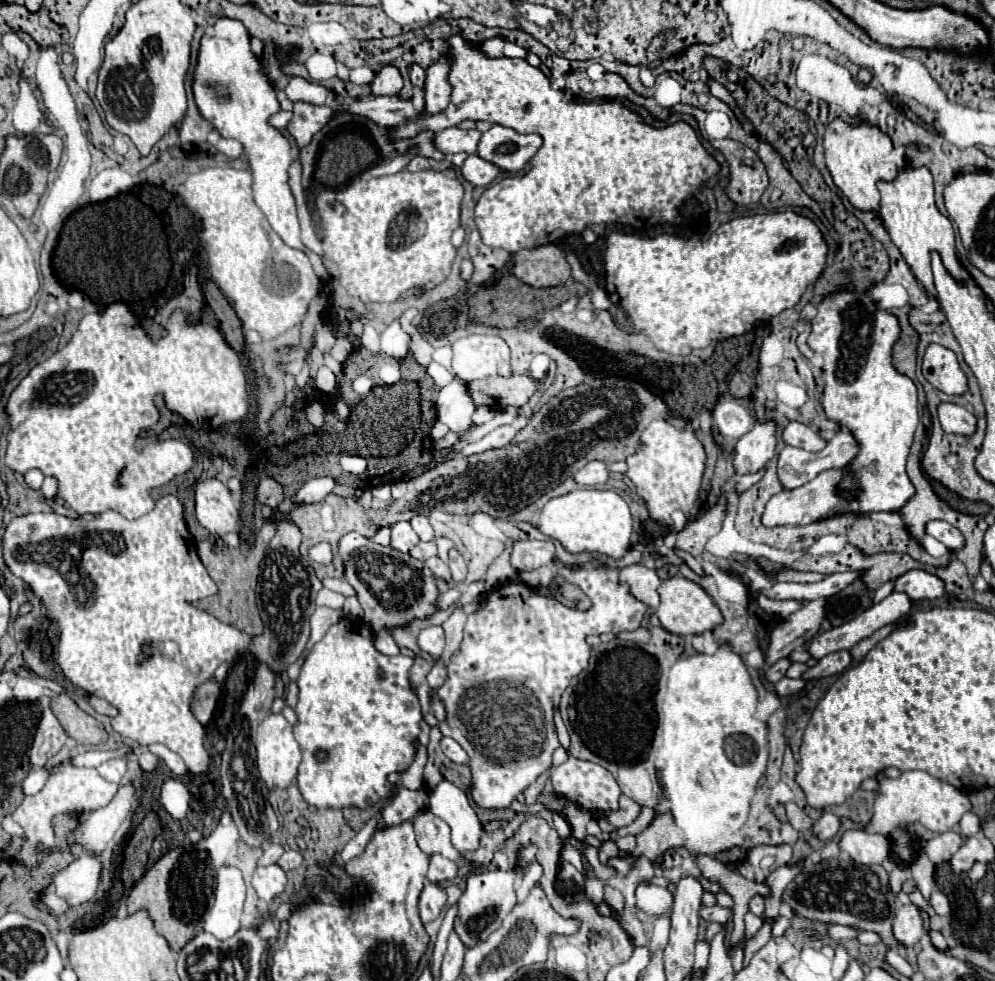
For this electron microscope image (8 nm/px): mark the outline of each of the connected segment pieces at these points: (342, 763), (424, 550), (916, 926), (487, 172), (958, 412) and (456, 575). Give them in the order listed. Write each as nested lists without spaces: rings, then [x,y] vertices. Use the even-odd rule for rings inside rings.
[[[345,617],[331,625],[323,639],[309,649],[297,679],[299,703],[295,713],[299,723],[293,727],[295,739],[303,753],[303,761],[297,773],[297,787],[307,803],[315,807],[339,809],[355,805],[365,809],[375,805],[379,799],[389,797],[391,783],[387,781],[387,775],[393,771],[403,771],[411,765],[415,757],[413,741],[419,735],[419,721],[423,717],[419,699],[407,677],[411,665],[413,659],[409,657],[387,657],[379,653],[373,645],[371,627],[367,627],[363,621],[351,621]],[[379,669],[385,671],[385,679],[379,679]],[[315,749],[327,749],[329,759],[319,763],[315,759]]]
[[[421,541],[413,551],[411,551],[411,557],[415,559],[421,559],[421,561],[427,561],[429,557],[437,555],[437,545],[435,541]]]
[[[911,901],[903,903],[897,909],[893,931],[895,931],[895,937],[903,945],[907,945],[907,947],[917,945],[919,939],[923,937],[923,913],[921,913],[921,907],[911,903]]]
[[[469,155],[461,167],[461,175],[473,183],[473,185],[481,185],[487,187],[489,183],[493,183],[499,177],[501,169],[495,167],[495,163],[487,163],[485,159],[479,159],[479,155]]]
[[[941,403],[939,405],[939,421],[945,433],[971,437],[977,431],[977,417],[961,405]]]
[[[453,547],[449,551],[449,567],[451,567],[451,573],[453,573],[453,581],[463,581],[465,575],[467,575],[467,563],[463,559],[463,555]]]

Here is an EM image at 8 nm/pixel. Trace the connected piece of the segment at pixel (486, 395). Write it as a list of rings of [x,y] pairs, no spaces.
[[[511,373],[507,377],[495,375],[489,377],[483,383],[469,383],[469,391],[471,397],[477,405],[489,405],[493,409],[501,409],[507,405],[517,405],[523,407],[527,403],[527,399],[543,387],[543,379],[535,381],[529,373]]]

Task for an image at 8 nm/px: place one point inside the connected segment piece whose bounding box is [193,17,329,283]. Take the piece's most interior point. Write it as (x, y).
(232, 90)

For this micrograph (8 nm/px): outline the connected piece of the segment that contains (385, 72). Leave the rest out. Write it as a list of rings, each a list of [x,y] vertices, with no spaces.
[[[381,67],[371,83],[373,95],[397,95],[403,87],[403,77],[397,67]]]

